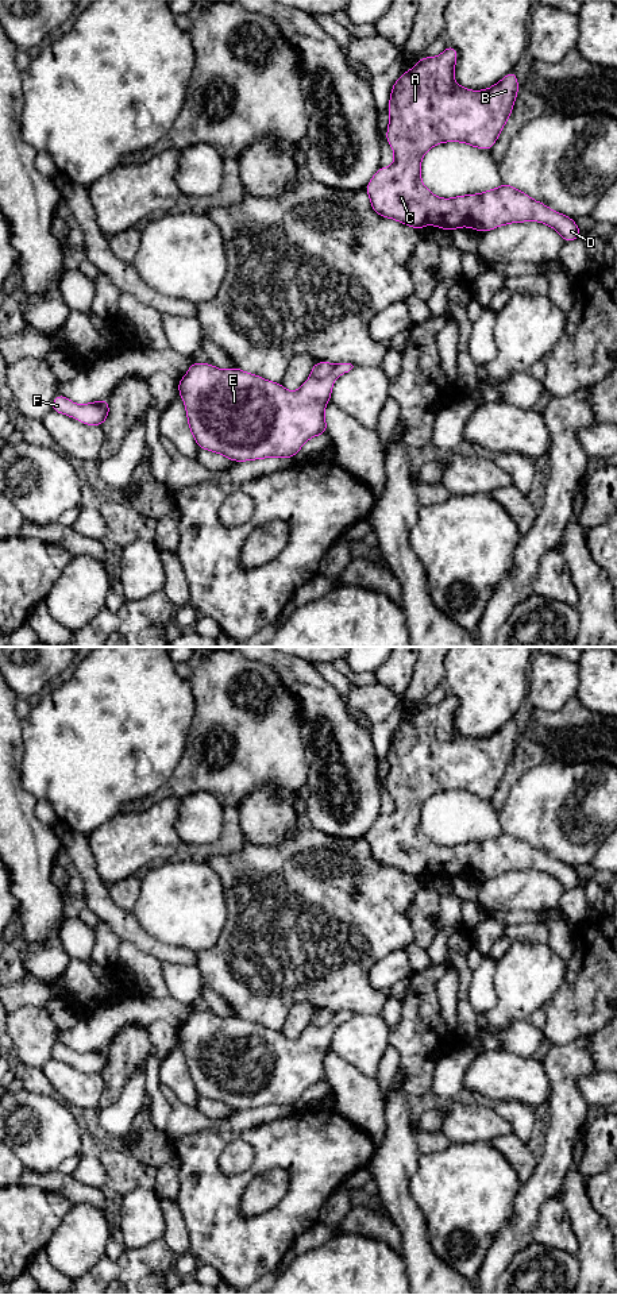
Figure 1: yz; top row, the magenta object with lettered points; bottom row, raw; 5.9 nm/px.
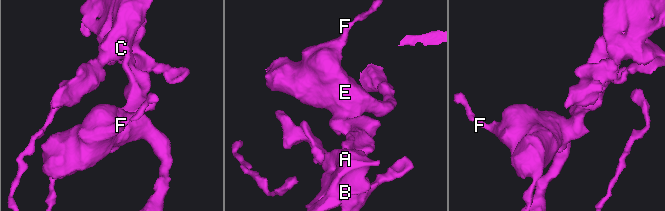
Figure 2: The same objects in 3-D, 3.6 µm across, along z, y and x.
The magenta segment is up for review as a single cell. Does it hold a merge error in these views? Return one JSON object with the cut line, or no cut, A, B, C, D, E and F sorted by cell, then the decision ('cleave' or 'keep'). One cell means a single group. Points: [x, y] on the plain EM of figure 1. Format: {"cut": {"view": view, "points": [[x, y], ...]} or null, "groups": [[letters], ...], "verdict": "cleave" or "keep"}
{"cut": {"view": "yz", "points": [[335, 1013], [326, 1024], [311, 1025]]}, "groups": [["A", "B", "C", "D"], ["E", "F"]], "verdict": "cleave"}

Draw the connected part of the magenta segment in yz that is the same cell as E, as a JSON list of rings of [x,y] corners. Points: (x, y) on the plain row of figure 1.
[[[192,1010],[186,1024],[178,1029],[178,1041],[200,1096],[234,1110],[294,1106],[306,1088],[328,1082],[324,1061],[331,1049],[332,1033],[352,1015],[351,1011],[338,1011],[327,1025],[309,1025],[297,1040],[289,1040],[281,1032],[238,1015],[221,1018],[211,1011]]]

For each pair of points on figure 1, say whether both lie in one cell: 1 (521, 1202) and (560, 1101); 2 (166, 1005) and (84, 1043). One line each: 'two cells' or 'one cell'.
1: one cell
2: one cell

